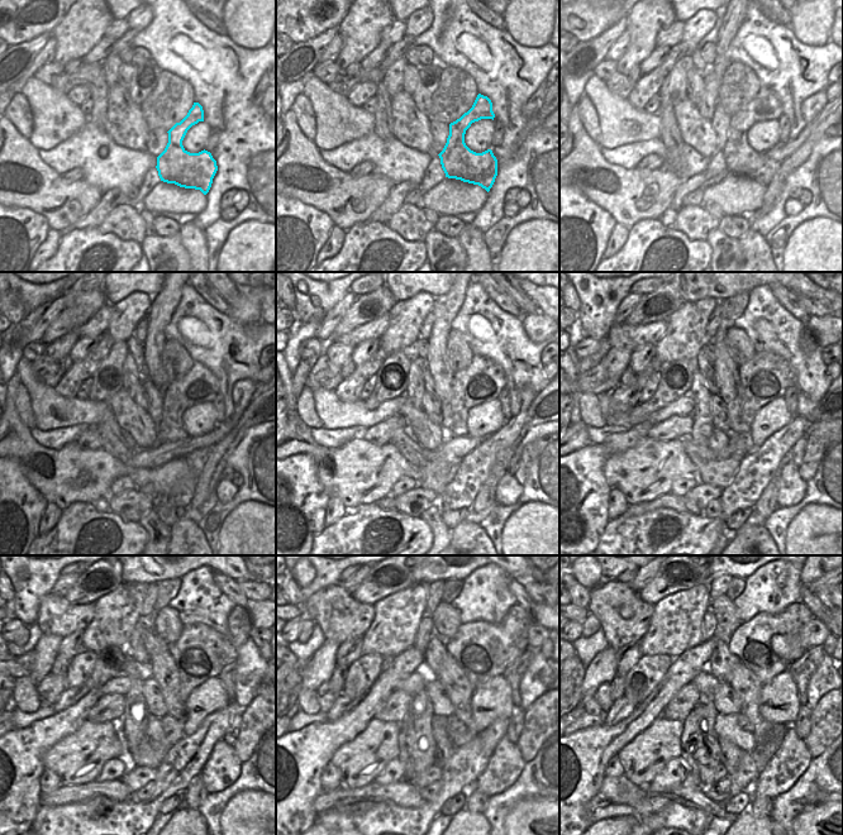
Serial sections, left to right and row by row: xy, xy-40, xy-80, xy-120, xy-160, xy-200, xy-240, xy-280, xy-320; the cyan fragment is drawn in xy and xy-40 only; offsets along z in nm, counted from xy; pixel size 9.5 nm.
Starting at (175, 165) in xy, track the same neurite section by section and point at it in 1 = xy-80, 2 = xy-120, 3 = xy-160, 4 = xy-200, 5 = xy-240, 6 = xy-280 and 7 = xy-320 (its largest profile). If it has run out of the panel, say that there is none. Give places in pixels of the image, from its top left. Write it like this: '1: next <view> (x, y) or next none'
1: next xy-80 (741, 158)
2: next xy-120 (199, 385)
3: next xy-160 (482, 380)
4: next xy-200 (765, 377)
5: next xy-240 (200, 653)
6: next xy-280 (484, 650)
7: next xy-320 (751, 642)

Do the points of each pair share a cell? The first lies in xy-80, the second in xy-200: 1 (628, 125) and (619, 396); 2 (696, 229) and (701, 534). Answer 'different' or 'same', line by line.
1: different
2: different

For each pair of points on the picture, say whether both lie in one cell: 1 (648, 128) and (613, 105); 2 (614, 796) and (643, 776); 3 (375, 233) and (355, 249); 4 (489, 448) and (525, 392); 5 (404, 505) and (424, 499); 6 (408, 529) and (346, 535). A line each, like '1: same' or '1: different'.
1: same
2: different
3: same
4: same
5: same
6: same

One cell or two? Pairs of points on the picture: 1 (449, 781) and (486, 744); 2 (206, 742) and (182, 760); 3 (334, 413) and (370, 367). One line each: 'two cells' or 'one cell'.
1: one cell
2: one cell
3: two cells

